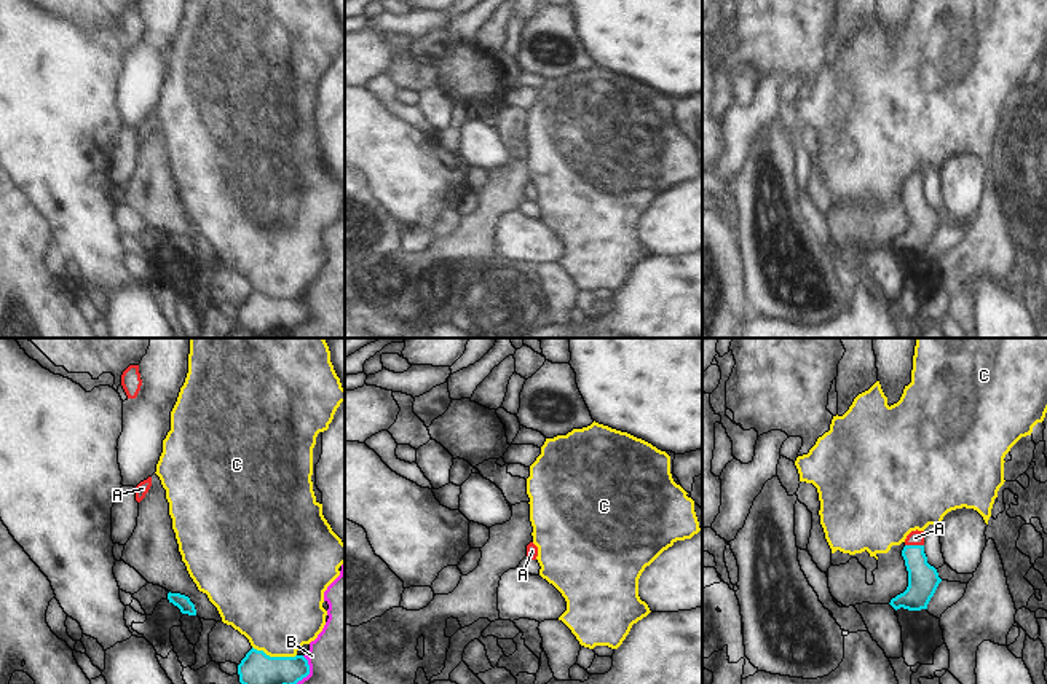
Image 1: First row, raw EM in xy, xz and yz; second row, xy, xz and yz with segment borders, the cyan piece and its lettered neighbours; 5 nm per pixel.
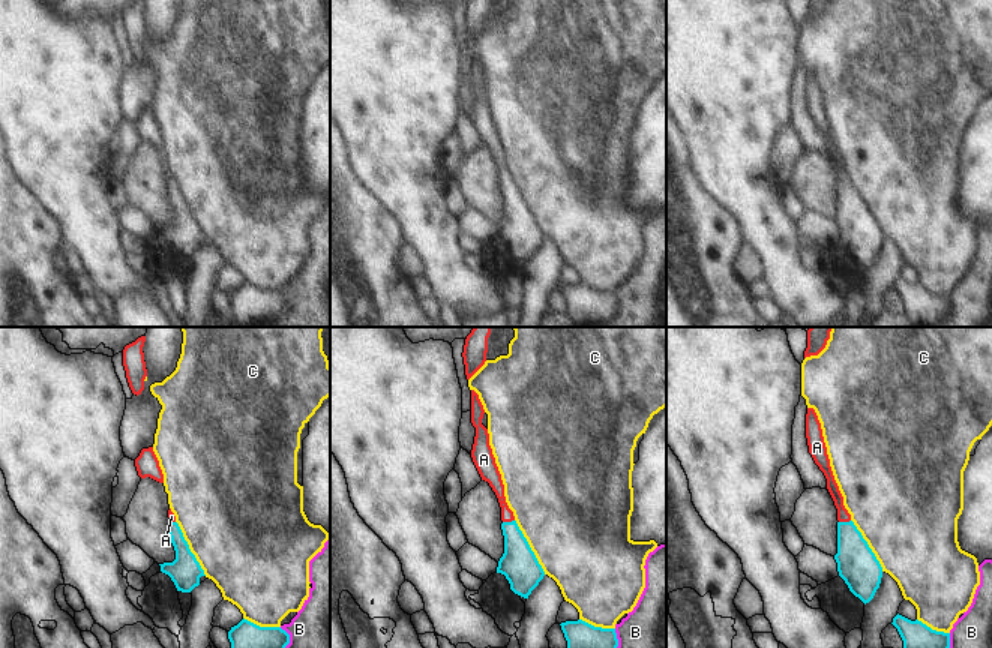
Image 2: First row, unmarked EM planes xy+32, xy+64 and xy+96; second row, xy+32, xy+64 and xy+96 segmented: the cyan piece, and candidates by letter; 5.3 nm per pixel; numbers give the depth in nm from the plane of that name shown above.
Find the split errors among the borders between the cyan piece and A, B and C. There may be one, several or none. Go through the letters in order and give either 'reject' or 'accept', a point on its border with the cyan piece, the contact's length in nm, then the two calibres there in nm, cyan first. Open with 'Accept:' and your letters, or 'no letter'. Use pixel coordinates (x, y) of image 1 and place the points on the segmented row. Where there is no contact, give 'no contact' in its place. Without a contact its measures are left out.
Accept: A
A: accept; meets cyan in yz at (915, 546); contact 100 nm long; 160 nm thick on the cyan side, 80 nm on the other
B: reject; meets cyan in xy at (308, 672); contact 150 nm long; 160 nm thick on the cyan side, 320 nm on the other
C: reject; meets cyan in xy at (275, 657); contact 220 nm long; 160 nm thick on the cyan side, 440 nm on the other

